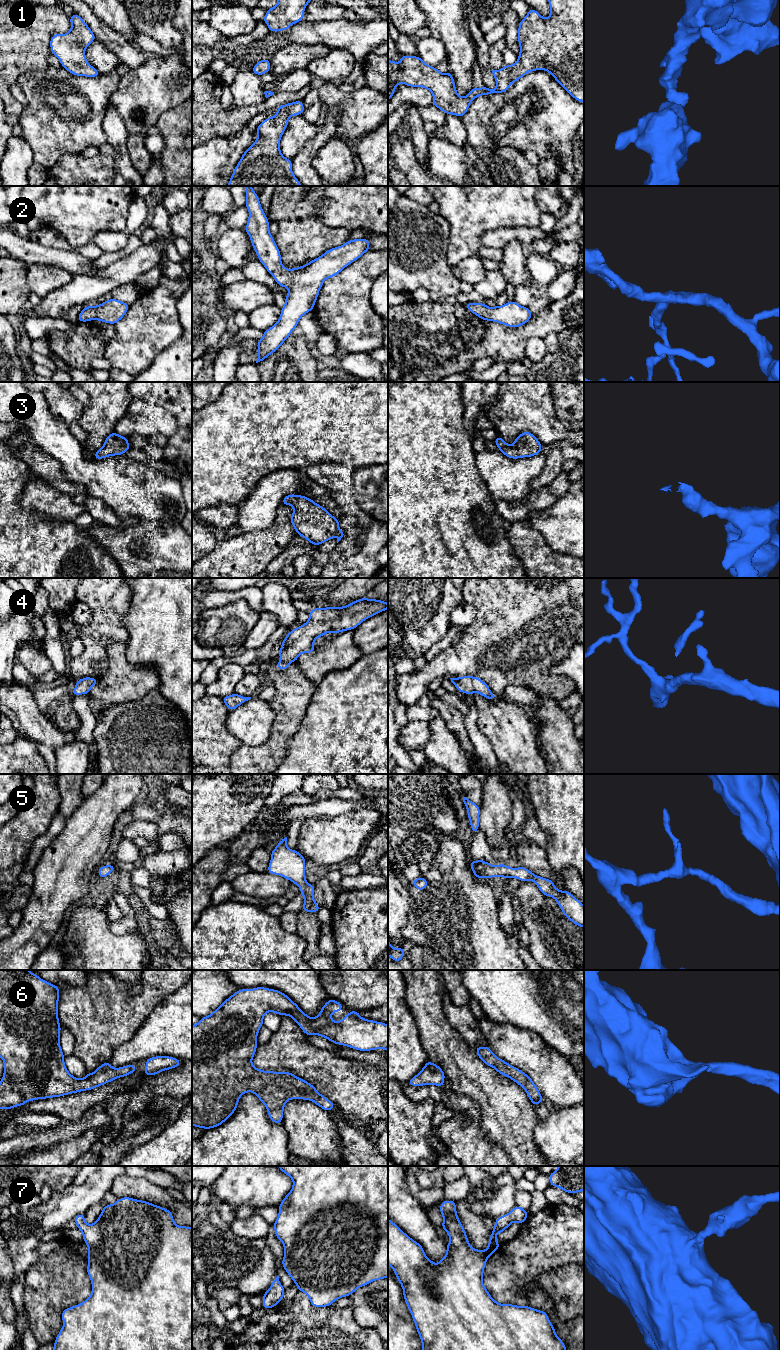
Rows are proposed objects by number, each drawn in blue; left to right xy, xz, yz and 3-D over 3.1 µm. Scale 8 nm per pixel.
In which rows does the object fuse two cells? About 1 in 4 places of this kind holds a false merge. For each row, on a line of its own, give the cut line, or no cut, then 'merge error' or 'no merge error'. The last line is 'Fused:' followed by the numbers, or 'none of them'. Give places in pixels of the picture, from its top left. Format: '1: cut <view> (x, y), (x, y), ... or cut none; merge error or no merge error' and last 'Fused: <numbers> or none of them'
1: cut none; no merge error
2: cut none; no merge error
3: cut none; no merge error
4: cut none; no merge error
5: cut none; no merge error
6: cut none; no merge error
7: cut none; no merge error
Fused: none of them

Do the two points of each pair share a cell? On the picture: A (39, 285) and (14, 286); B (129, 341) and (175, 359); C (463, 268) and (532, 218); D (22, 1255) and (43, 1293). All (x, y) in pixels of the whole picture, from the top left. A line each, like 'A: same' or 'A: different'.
A: different
B: different
C: different
D: different

